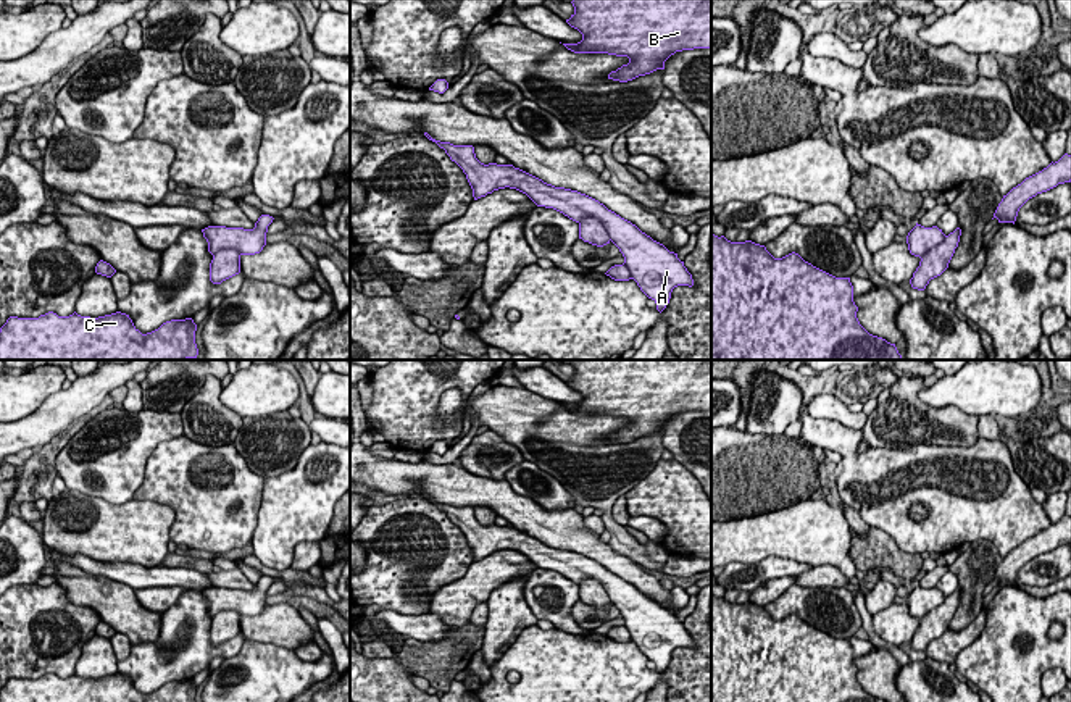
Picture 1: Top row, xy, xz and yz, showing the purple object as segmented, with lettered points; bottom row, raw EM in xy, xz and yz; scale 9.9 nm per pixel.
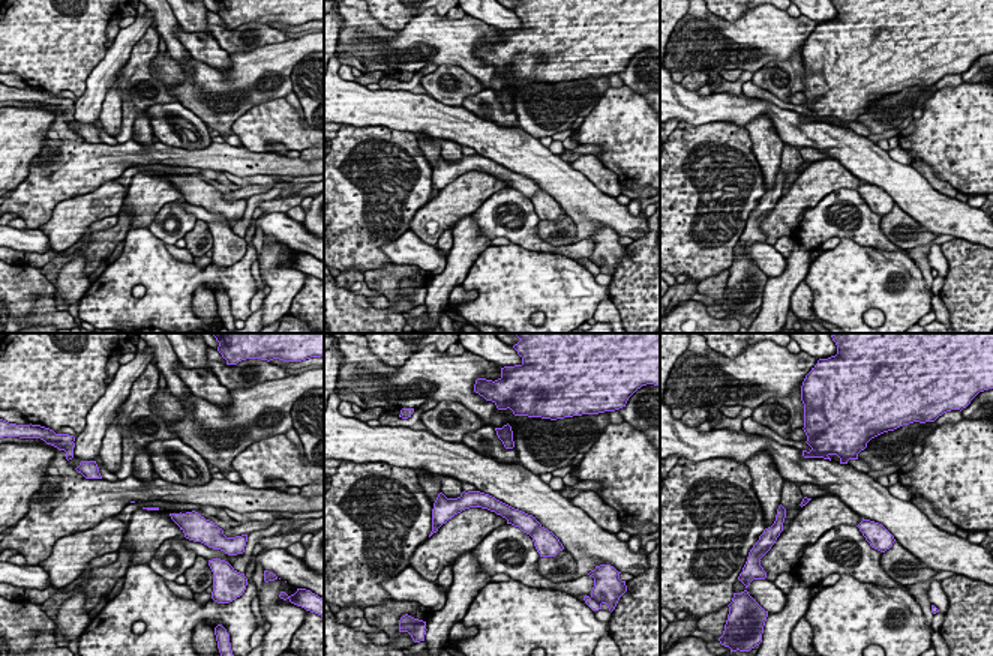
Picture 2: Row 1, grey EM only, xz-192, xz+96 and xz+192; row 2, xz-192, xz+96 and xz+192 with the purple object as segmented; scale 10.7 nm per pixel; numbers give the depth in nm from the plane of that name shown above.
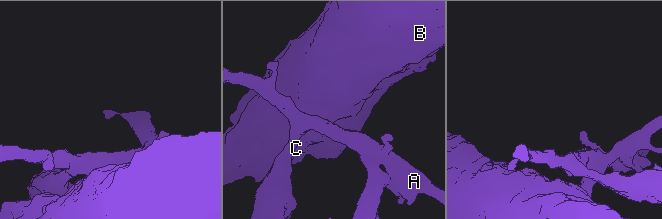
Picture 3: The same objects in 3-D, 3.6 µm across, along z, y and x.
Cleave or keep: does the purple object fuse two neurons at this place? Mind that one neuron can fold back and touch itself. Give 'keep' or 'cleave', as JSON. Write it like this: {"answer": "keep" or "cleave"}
{"answer": "cleave"}

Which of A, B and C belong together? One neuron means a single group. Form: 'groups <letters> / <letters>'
groups A / B C

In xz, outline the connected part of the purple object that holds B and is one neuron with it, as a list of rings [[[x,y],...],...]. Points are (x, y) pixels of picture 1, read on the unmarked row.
[[[573,360],[574,374],[566,384],[582,395],[577,405],[563,405],[574,415],[608,415],[627,418],[629,424],[608,436],[608,441],[627,444],[639,437],[665,431],[665,423],[682,412],[711,410],[711,360]]]

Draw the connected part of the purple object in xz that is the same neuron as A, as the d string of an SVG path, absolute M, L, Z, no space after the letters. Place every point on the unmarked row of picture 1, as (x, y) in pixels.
M427 494L424 497L444 510L450 521L463 531L474 562L510 549L526 555L537 568L553 570L576 584L584 579L597 579L623 615L631 641L656 665L660 675L669 665L674 649L694 647L692 636L677 620L677 615L669 613L663 605L653 602L598 562L577 552L547 545L513 526L484 526L476 520L473 507L453 507L435 502Z

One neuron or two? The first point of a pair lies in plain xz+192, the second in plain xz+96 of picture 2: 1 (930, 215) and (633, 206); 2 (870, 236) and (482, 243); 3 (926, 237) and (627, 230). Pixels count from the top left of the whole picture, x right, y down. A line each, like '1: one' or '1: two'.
1: two
2: two
3: two

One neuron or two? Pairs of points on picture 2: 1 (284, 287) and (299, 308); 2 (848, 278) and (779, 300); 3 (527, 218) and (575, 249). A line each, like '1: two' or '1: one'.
1: two
2: two
3: one

